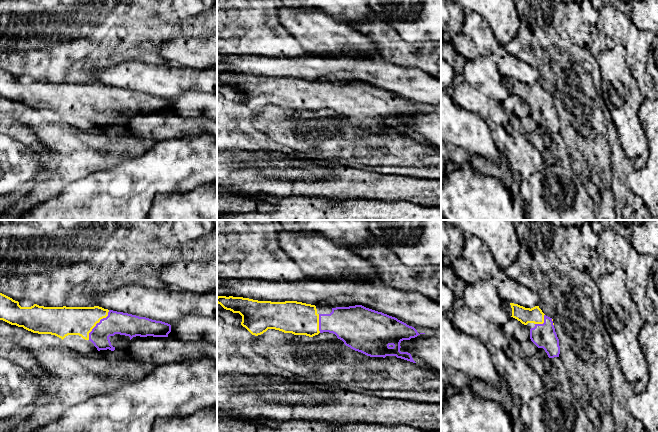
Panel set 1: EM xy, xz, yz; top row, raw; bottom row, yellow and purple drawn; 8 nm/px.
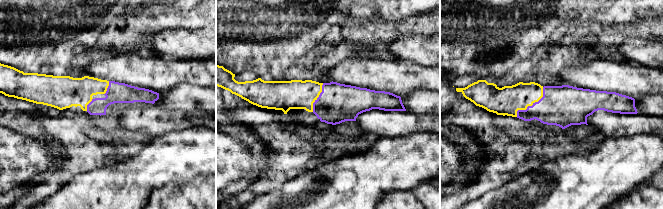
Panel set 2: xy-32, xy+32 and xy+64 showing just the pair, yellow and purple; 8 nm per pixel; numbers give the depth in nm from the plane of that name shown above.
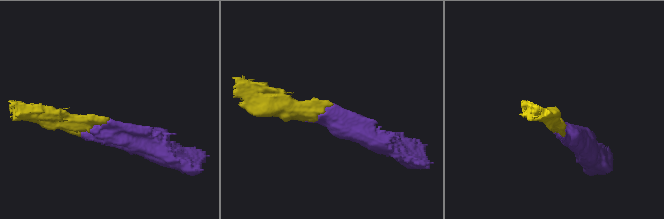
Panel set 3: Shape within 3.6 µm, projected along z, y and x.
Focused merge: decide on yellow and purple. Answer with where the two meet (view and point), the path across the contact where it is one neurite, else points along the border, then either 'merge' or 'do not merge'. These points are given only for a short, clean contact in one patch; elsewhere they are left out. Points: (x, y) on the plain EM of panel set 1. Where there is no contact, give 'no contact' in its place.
contact xy (96, 99); merge

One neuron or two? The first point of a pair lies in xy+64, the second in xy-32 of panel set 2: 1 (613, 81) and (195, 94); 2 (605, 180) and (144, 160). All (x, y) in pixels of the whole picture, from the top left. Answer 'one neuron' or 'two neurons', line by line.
1: two neurons
2: one neuron

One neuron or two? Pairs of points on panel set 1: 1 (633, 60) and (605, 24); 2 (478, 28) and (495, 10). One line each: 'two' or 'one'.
1: one
2: two

